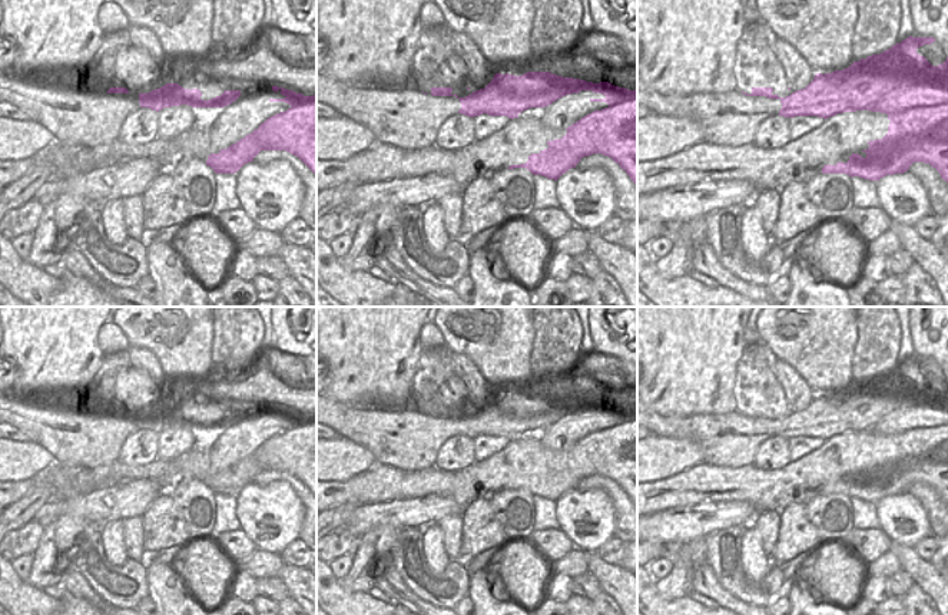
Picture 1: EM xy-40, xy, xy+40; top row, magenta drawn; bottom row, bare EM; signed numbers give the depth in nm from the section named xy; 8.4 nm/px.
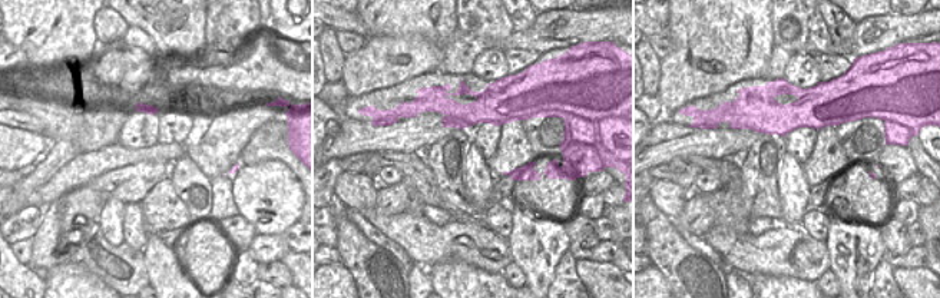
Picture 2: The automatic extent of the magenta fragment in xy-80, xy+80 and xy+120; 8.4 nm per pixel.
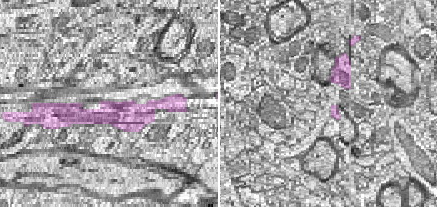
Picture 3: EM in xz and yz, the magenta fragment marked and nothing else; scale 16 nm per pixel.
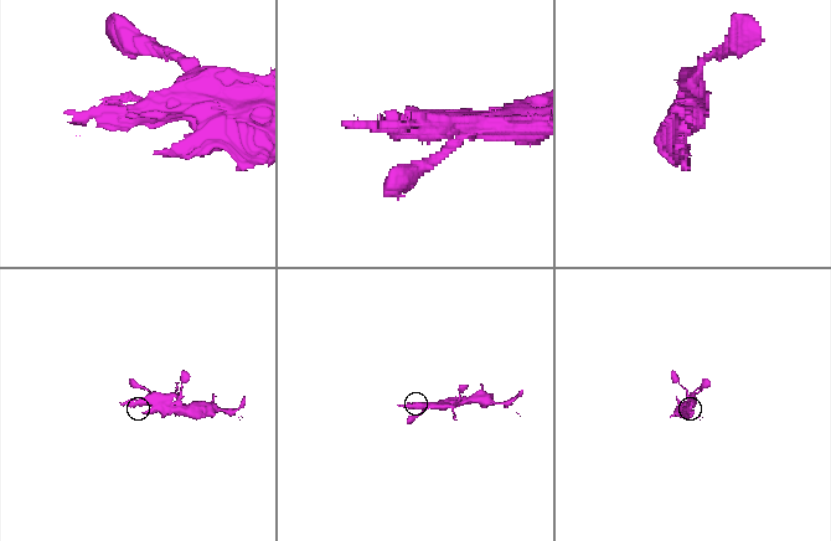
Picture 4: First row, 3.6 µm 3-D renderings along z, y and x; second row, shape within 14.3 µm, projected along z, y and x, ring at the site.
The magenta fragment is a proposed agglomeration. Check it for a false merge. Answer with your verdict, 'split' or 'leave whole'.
split

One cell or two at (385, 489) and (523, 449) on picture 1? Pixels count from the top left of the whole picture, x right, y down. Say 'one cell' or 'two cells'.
one cell

